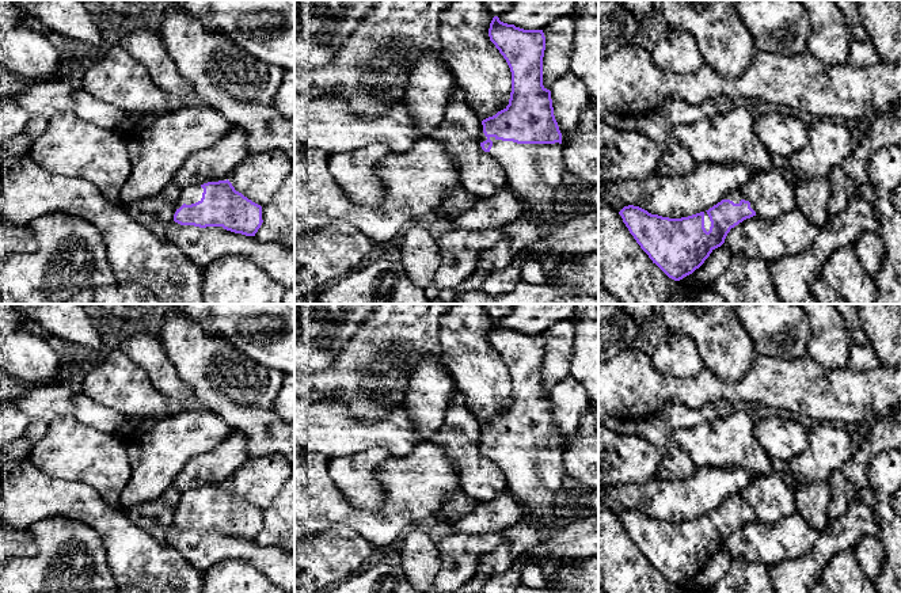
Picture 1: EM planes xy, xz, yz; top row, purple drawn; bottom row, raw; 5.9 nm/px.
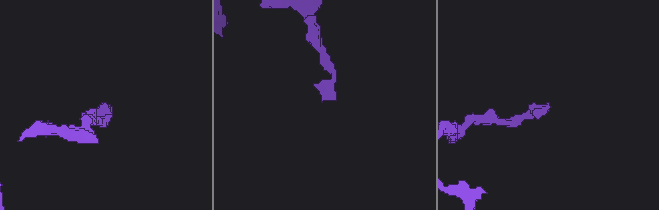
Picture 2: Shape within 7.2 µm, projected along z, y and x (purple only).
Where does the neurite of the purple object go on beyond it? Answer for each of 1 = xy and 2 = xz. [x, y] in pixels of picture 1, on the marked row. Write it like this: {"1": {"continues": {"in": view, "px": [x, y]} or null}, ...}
{"1": {"continues": {"in": "xy", "px": [192, 194]}}, "2": {"continues": {"in": "xz", "px": [533, 171]}}}

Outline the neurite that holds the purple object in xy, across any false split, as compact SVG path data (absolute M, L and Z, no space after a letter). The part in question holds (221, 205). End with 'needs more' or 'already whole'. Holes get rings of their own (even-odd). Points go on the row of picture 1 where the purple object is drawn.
M228 179L186 187L174 213L180 225L223 227L246 236L255 236L263 223L262 206L236 191Z; needs more

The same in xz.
M498 16L490 23L488 37L510 68L512 92L503 110L482 121L480 147L502 166L506 187L526 204L529 220L548 232L563 218L555 191L562 185L566 167L551 91L543 85L545 37L543 30L524 30L501 22Z; needs more

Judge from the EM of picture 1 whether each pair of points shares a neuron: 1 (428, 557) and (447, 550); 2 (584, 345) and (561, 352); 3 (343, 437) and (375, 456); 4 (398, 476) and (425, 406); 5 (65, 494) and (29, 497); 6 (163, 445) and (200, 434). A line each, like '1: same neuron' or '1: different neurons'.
1: different neurons
2: different neurons
3: different neurons
4: different neurons
5: same neuron
6: same neuron

